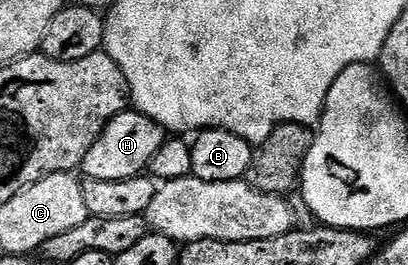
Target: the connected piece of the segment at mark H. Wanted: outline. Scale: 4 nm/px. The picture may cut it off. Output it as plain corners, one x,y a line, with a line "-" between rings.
127,108
108,123
96,144
88,148
88,156
84,156
80,167
81,173
92,180
128,180
145,175
150,169
150,161
156,152
160,152
163,141
162,127
137,110

